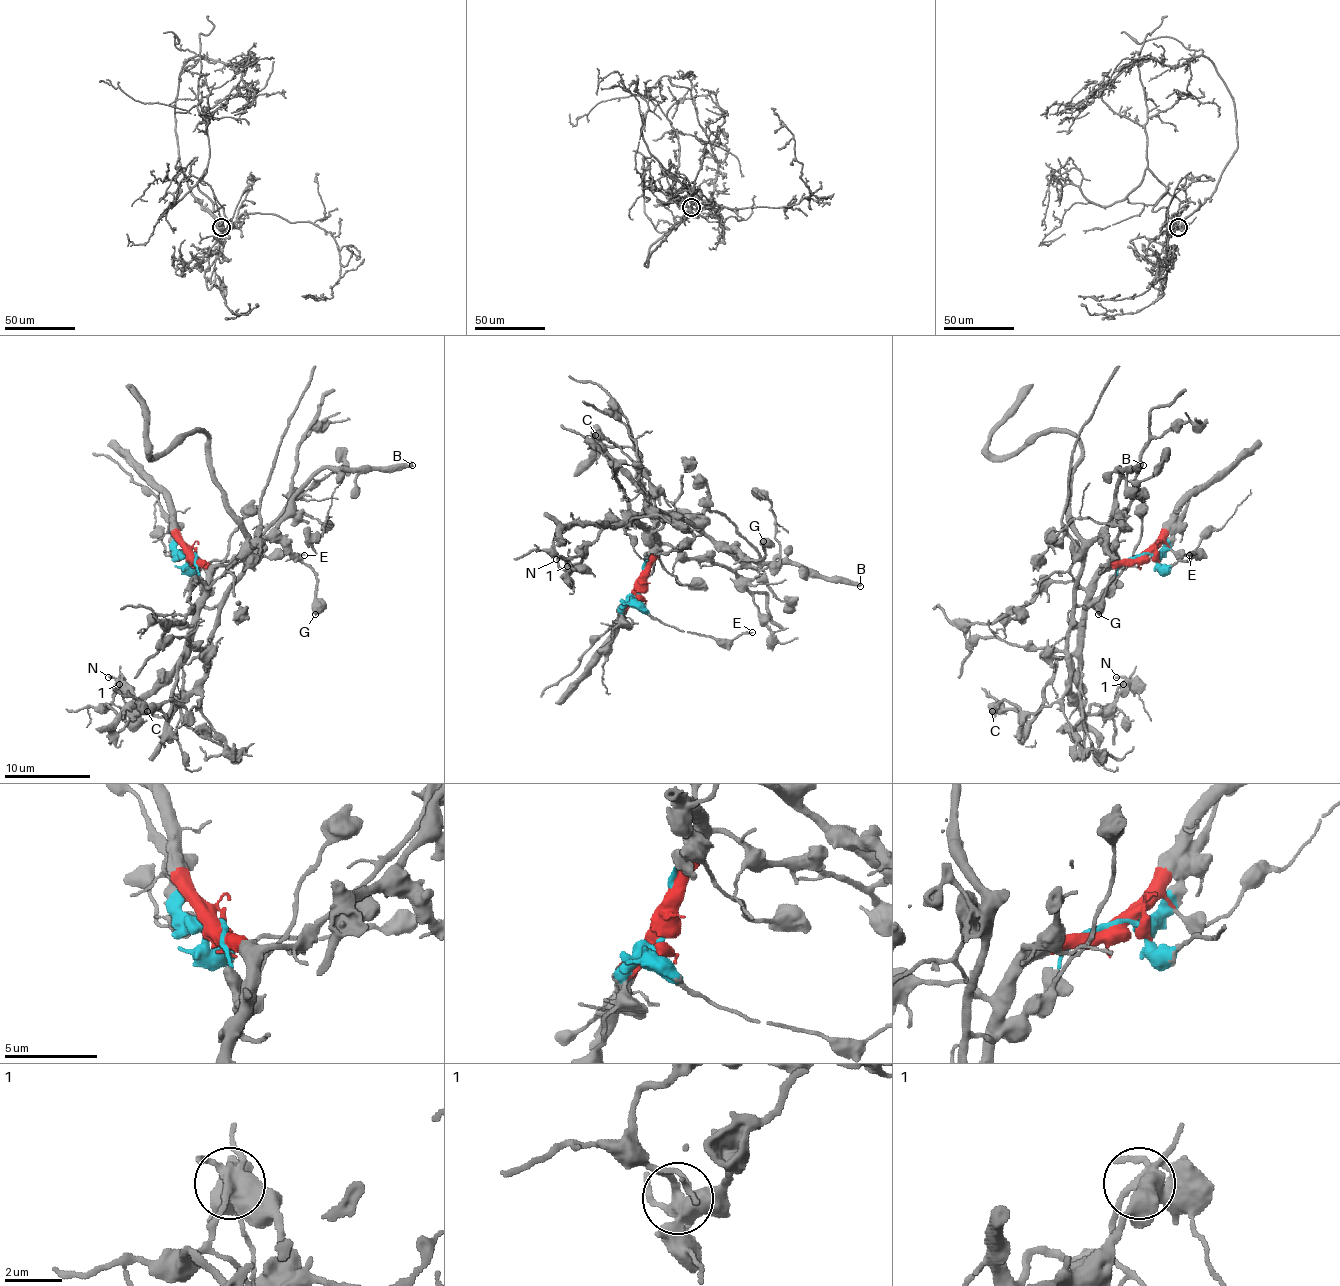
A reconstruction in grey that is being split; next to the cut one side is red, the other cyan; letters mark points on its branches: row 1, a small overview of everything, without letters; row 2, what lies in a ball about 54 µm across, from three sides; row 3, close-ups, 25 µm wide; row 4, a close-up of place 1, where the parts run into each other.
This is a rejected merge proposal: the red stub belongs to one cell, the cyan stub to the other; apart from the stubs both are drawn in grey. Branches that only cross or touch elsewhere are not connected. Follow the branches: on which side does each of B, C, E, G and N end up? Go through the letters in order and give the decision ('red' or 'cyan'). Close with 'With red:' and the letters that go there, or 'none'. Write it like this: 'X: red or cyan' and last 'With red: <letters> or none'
B: cyan
C: cyan
E: cyan
G: cyan
N: cyan
With red: none

